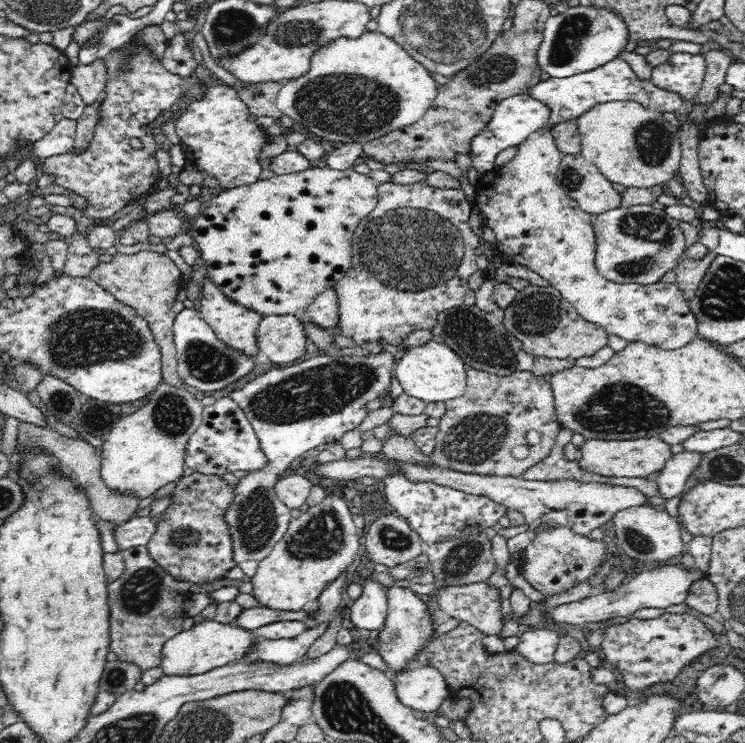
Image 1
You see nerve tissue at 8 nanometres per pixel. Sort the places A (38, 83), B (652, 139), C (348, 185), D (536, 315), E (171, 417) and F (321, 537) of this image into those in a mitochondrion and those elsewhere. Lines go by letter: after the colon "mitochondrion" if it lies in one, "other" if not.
A: other
B: mitochondrion
C: other
D: mitochondrion
E: mitochondrion
F: mitochondrion

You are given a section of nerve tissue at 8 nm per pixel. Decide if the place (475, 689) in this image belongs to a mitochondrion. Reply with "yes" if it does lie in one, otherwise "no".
no

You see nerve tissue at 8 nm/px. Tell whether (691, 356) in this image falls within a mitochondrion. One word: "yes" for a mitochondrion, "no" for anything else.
no

